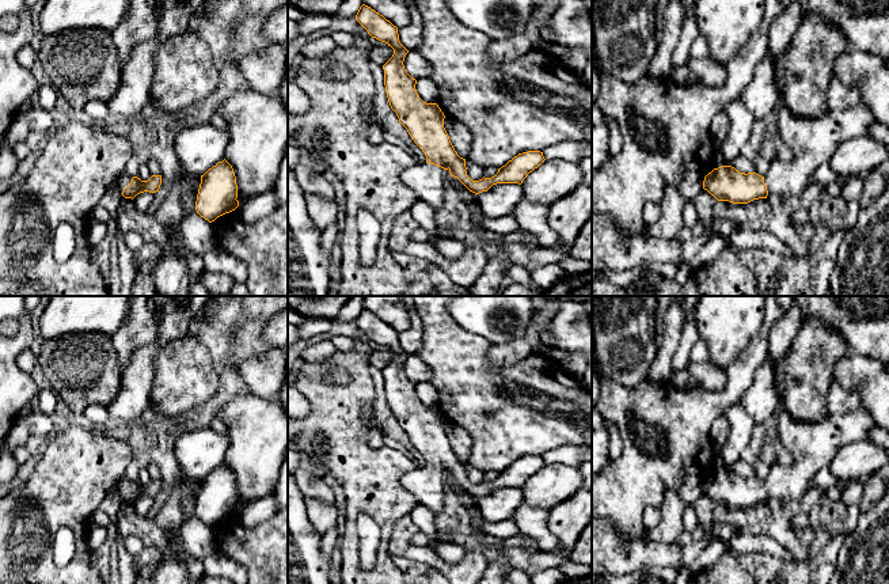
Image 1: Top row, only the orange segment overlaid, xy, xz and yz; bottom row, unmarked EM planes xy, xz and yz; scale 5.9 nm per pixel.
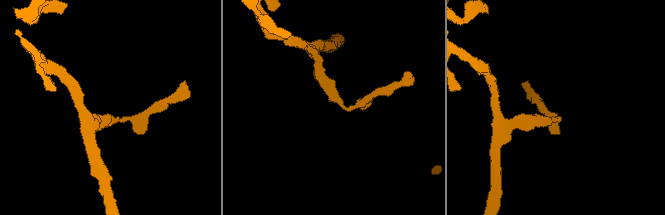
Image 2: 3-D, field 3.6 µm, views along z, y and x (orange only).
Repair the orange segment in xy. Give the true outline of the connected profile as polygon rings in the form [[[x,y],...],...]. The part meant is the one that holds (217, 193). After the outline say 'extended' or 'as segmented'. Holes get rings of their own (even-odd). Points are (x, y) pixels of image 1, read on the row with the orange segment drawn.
[[[224,159],[201,175],[195,201],[197,213],[214,221],[239,206],[236,177],[232,166]]] | as segmented

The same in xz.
[[[365,4],[360,7],[356,20],[372,38],[394,49],[392,57],[383,65],[384,86],[391,109],[426,156],[425,163],[419,162],[402,174],[402,181],[419,201],[434,211],[444,206],[444,179],[448,171],[470,191],[479,194],[497,183],[521,185],[546,160],[540,151],[523,152],[498,168],[494,177],[472,181],[466,171],[466,159],[457,155],[444,128],[444,113],[437,103],[426,103],[419,98],[417,80],[404,69],[409,50],[399,41],[398,27]]] | extended

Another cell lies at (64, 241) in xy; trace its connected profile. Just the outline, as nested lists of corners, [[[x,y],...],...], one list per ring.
[[[61,223],[57,225],[53,236],[53,255],[57,263],[68,261],[76,246],[76,234],[71,224]]]

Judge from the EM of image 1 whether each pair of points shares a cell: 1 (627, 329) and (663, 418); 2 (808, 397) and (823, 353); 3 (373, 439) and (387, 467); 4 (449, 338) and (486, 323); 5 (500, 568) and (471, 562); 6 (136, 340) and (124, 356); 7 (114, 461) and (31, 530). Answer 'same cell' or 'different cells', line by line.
1: different cells
2: same cell
3: different cells
4: different cells
5: different cells
6: same cell
7: same cell

